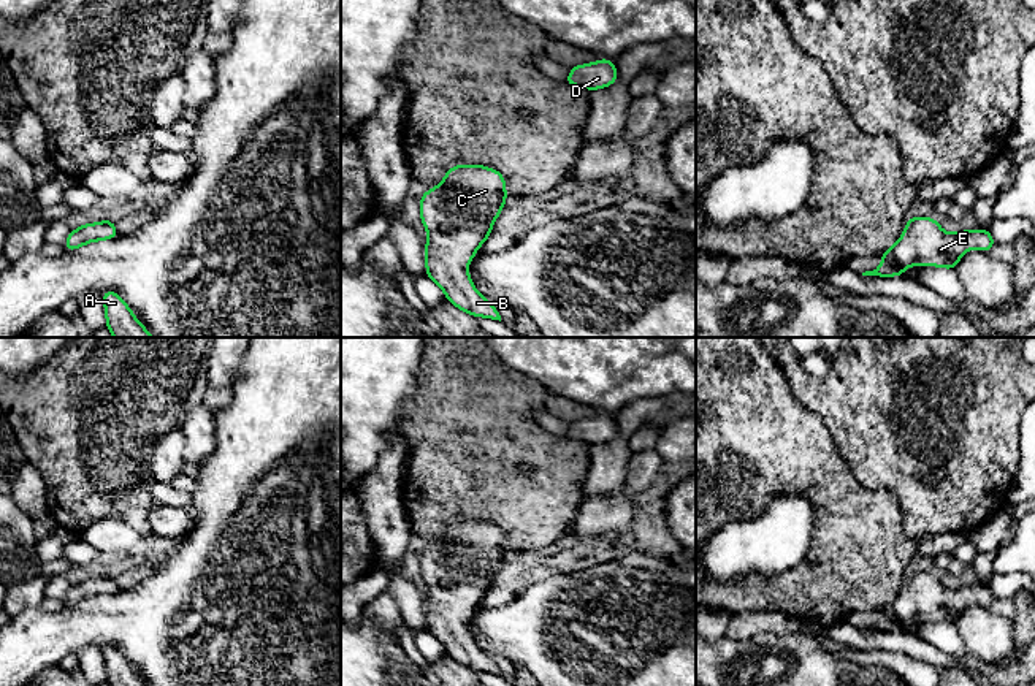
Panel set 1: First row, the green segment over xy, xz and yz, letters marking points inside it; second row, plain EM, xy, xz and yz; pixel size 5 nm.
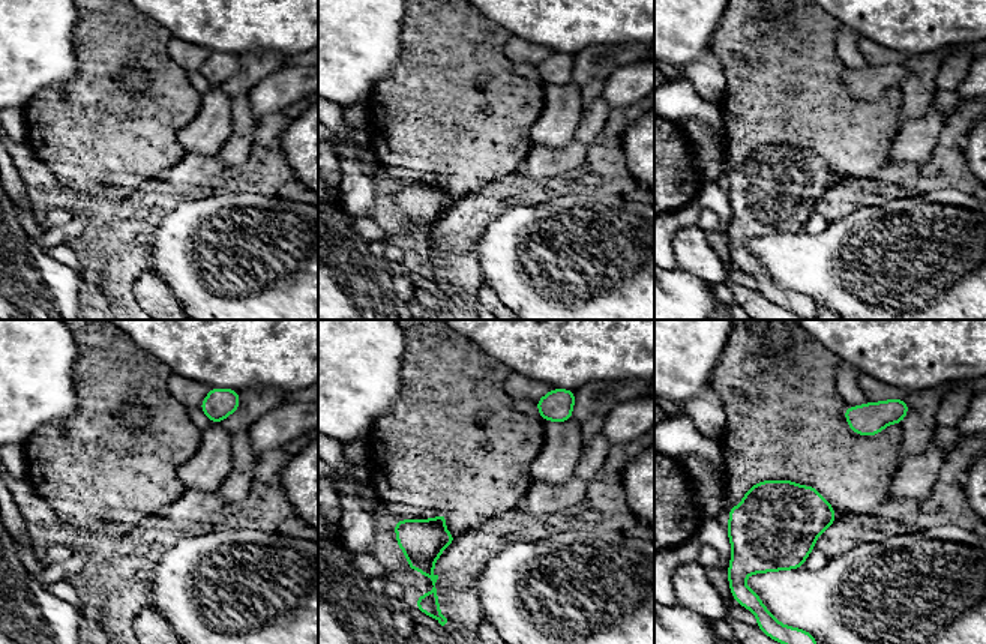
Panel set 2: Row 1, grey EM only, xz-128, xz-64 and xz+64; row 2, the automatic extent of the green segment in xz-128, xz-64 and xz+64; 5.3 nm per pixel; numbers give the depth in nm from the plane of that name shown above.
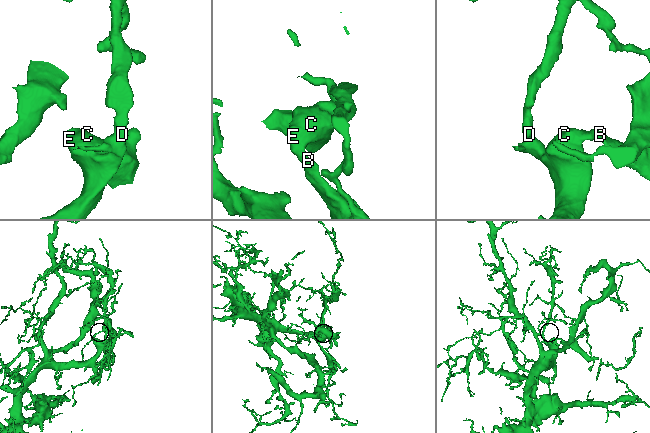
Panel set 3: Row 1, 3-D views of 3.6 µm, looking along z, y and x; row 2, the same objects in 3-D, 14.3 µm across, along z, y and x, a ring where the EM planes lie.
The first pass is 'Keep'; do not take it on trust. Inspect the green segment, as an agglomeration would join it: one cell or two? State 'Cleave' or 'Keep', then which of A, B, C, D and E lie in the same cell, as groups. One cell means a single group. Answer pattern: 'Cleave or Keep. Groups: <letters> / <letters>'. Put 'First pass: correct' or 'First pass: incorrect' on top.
First pass: correct
Keep. Groups: A B C D E

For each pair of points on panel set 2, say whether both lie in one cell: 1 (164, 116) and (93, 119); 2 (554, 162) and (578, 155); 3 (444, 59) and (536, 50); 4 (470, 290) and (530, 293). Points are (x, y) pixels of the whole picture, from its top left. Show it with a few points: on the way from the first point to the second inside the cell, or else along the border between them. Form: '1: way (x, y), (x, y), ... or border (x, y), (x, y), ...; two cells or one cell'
1: way (146, 116), (119, 116), (111, 119); one cell
2: way (560, 159), (572, 155); one cell
3: border (511, 36), (505, 47), (505, 54), (514, 63); two cells
4: border (461, 251), (474, 255), (483, 279); two cells

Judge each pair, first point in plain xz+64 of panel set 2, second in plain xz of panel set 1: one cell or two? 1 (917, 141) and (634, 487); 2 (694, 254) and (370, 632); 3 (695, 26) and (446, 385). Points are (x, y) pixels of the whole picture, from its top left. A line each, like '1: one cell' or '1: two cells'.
1: two cells
2: two cells
3: two cells

